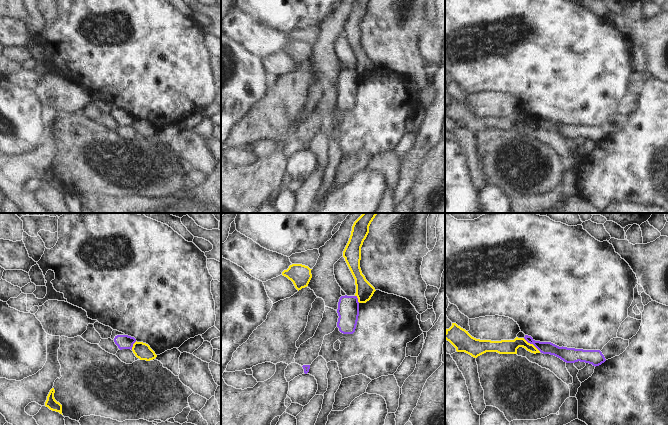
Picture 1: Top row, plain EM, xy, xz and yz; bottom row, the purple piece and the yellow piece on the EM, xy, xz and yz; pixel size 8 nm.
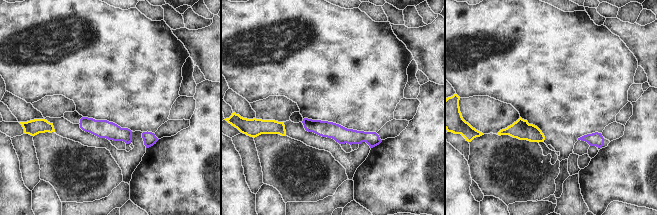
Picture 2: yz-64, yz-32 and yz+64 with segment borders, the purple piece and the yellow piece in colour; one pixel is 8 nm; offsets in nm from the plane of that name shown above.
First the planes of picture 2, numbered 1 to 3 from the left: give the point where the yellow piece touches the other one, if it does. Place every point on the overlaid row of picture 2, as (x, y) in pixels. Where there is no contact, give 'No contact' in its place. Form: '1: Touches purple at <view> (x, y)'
1: No contact
2: No contact
3: No contact.

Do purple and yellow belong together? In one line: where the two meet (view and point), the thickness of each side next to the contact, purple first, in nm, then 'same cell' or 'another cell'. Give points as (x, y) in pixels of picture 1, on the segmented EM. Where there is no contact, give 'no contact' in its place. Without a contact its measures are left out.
contact yz (532, 343); calibres 100 and 110 nm; another cell

